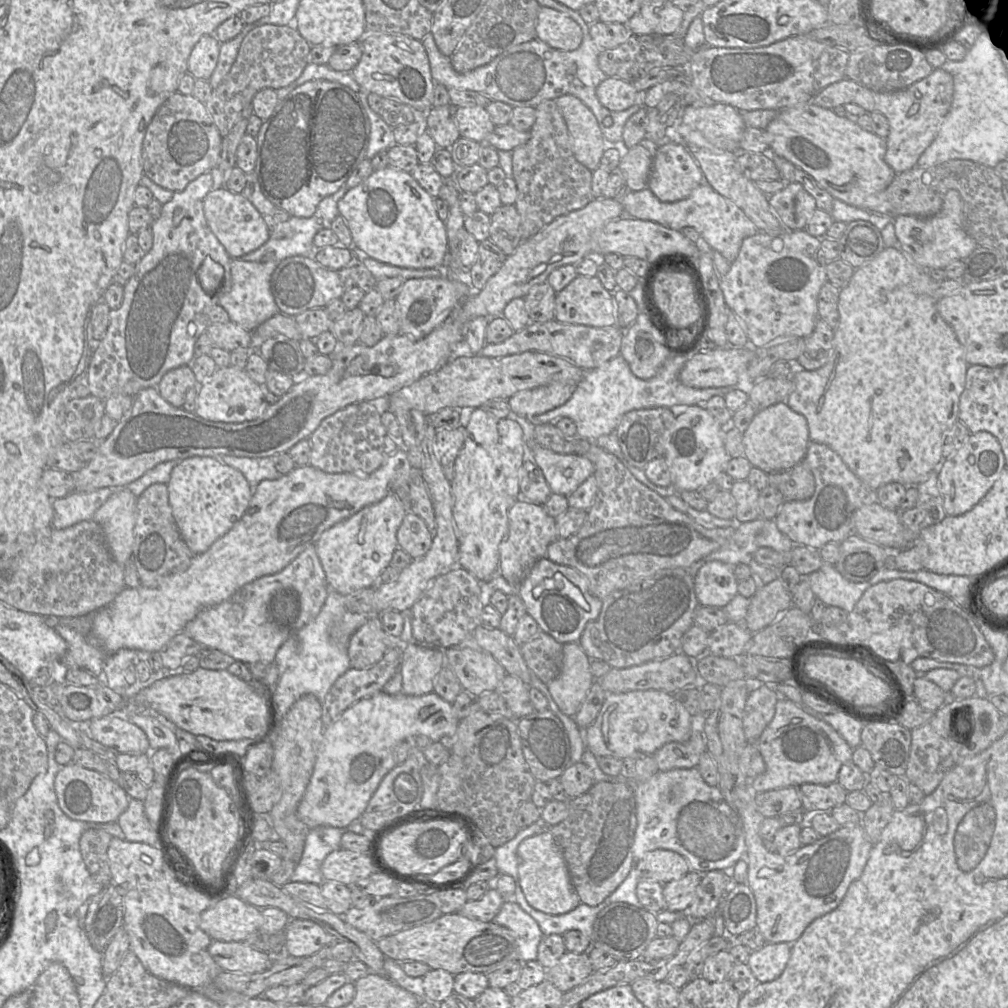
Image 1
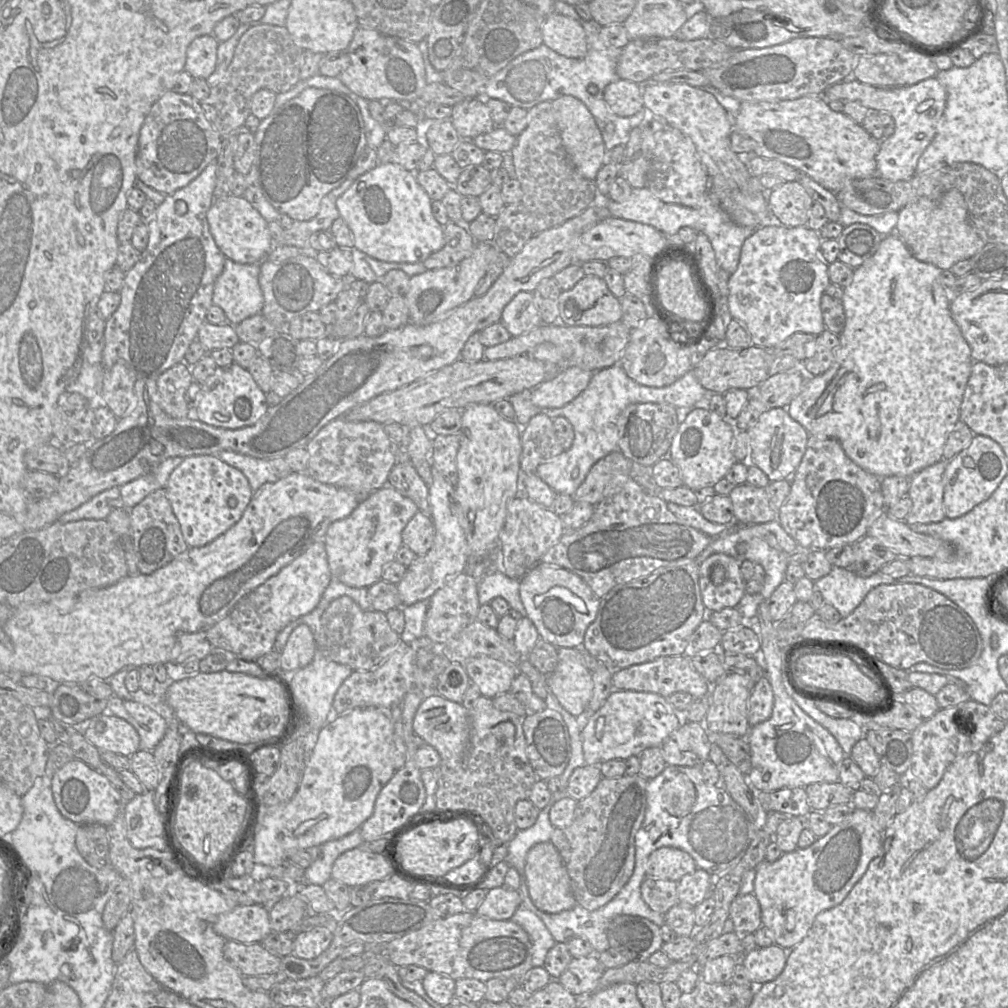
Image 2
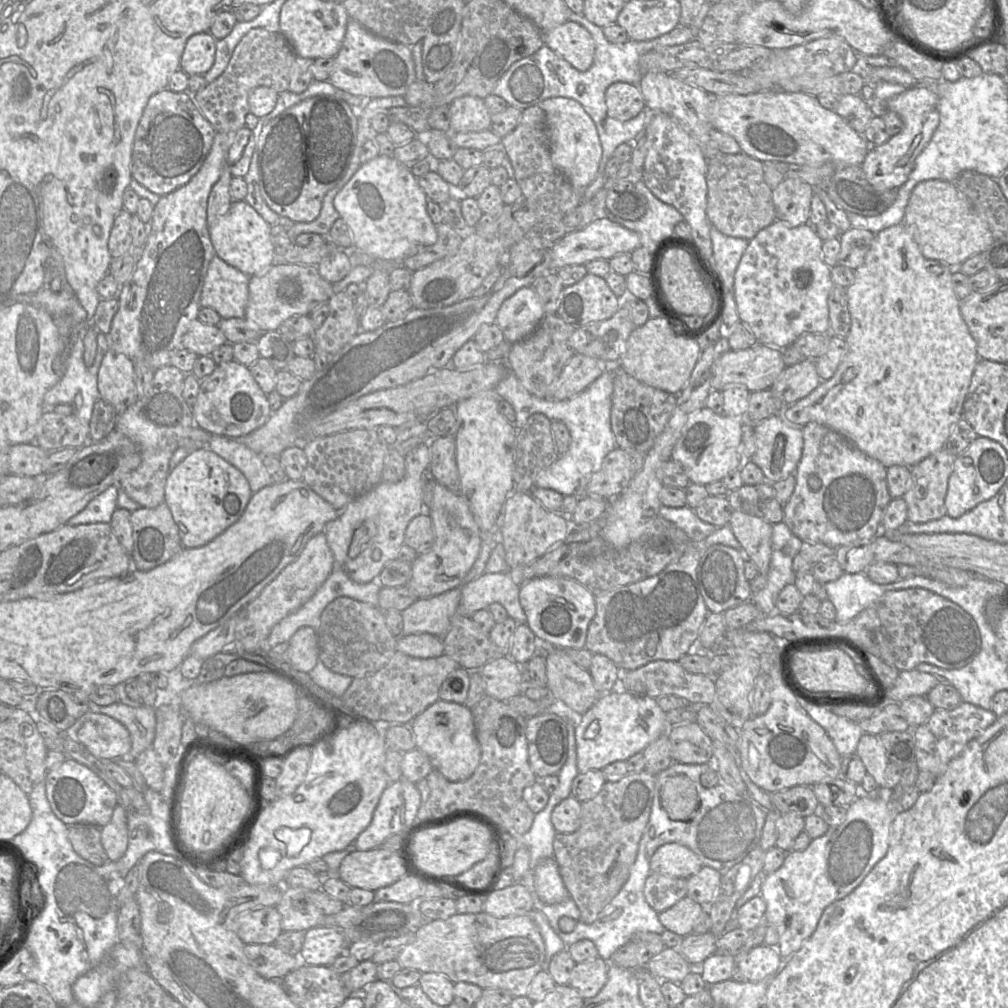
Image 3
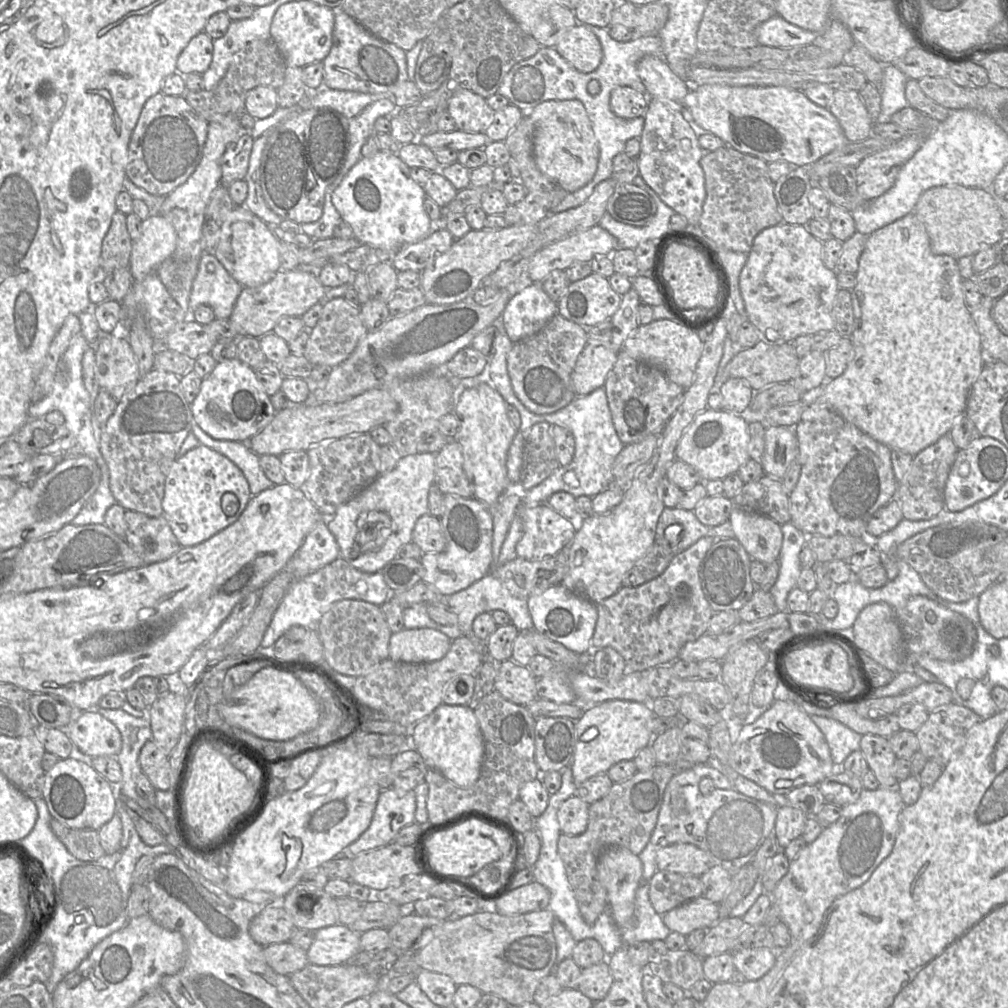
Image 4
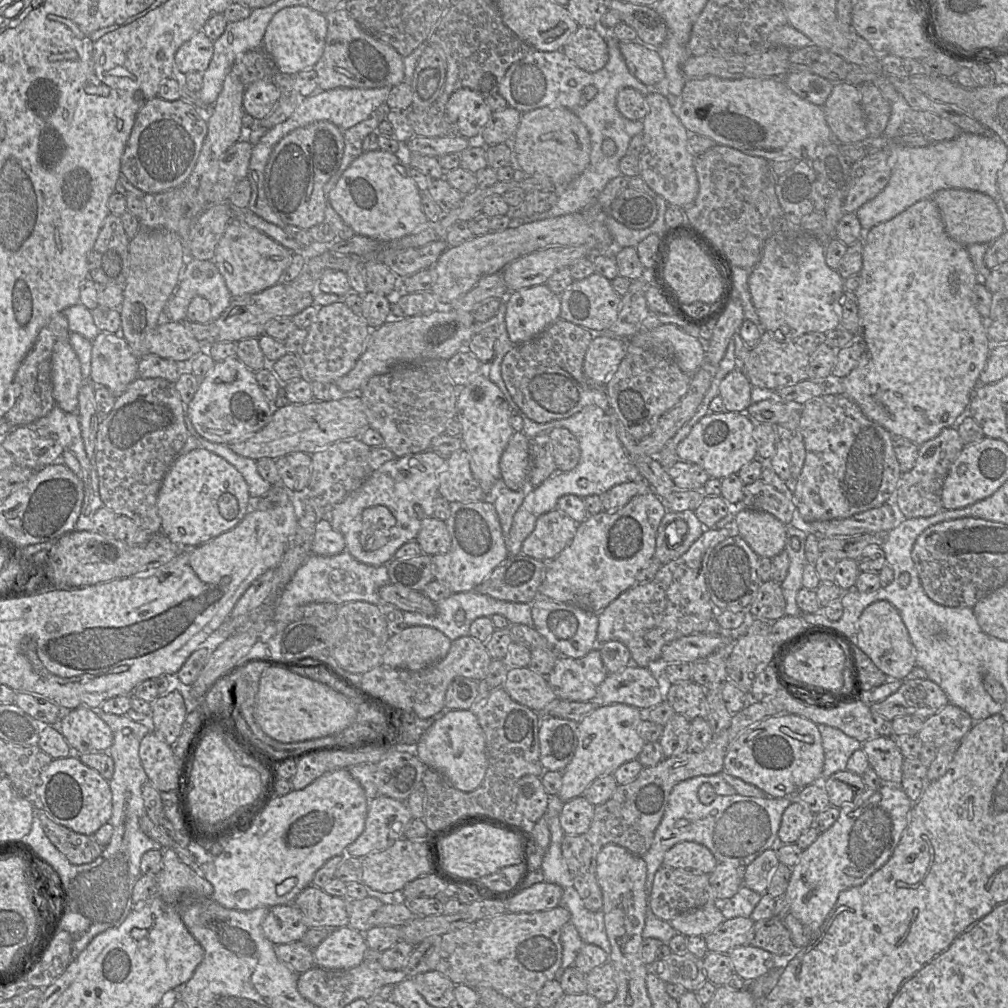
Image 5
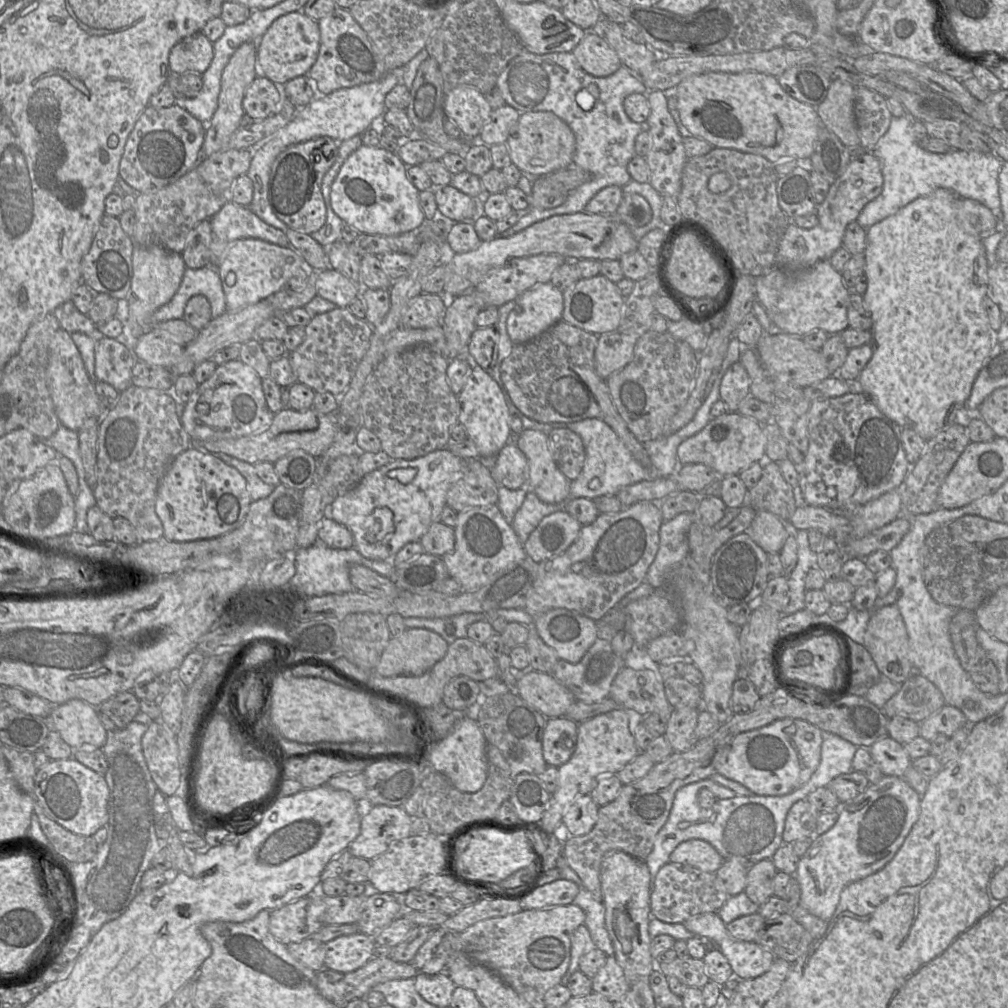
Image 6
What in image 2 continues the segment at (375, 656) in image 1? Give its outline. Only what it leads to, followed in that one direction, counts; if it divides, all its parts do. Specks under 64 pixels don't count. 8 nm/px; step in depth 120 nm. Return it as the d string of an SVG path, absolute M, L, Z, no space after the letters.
M341 596L333 600L322 613L313 634L316 647L331 661L350 667L353 671L370 670L379 666L400 644L400 635L395 633L387 620L384 612L375 610L362 610L350 597Z

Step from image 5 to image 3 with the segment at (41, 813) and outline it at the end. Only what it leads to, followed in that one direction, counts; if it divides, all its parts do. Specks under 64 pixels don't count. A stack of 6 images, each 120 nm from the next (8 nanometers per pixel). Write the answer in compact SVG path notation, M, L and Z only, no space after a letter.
M72 824L68 826L68 838L75 852L97 866L110 861L102 845L101 828L91 824Z

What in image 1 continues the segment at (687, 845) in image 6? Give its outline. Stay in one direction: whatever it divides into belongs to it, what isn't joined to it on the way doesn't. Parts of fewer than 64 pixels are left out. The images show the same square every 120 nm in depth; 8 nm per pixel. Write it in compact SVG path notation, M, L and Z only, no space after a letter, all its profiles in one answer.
M655 849L647 852L635 867L639 880L666 884L684 877L691 871L687 860L677 852Z

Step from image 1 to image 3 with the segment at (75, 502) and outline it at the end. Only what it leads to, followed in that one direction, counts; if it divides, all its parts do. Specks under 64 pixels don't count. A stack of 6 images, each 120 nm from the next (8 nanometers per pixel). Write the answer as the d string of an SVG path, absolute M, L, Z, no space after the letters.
M111 485L102 493L93 498L86 507L66 524L76 526L79 524L110 523L113 512L117 507L117 494L119 485Z

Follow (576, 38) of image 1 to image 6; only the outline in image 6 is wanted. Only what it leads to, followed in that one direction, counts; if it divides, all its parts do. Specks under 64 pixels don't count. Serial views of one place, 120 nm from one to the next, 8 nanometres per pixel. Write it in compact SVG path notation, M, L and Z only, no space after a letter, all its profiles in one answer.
M586 31L572 53L582 69L595 77L609 76L622 66L616 51L593 31Z

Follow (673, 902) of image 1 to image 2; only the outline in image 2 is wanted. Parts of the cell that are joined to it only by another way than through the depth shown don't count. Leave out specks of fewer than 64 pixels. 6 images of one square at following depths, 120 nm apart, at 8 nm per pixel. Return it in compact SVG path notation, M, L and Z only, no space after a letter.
M699 868L693 873L685 875L677 883L679 903L693 907L701 903L708 895L711 895L715 878Z

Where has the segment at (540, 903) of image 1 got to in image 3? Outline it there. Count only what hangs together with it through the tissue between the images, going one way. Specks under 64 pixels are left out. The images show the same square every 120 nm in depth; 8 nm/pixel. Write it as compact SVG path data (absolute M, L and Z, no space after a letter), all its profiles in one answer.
M554 857L542 859L534 870L534 883L540 900L558 904L570 897Z

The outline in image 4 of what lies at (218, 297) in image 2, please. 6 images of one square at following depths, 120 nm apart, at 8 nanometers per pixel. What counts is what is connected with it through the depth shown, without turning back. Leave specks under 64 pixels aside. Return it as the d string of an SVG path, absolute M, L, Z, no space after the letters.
M203 253L189 296L189 317L202 304L210 306L217 319L229 319L243 286L215 257Z

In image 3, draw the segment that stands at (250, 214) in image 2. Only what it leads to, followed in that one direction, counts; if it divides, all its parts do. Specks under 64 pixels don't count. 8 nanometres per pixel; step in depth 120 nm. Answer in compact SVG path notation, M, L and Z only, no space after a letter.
M245 200L233 201L209 228L215 255L248 276L260 275L277 262L271 226Z

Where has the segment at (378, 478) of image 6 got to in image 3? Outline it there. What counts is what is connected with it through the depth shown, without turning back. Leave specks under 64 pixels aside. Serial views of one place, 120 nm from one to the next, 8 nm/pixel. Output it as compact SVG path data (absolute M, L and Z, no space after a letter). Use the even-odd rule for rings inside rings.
M430 441L424 442L415 447L405 457L406 473L404 478L395 483L381 481L369 492L363 494L345 506L339 513L338 517L329 521L324 528L327 543L333 553L335 559L335 567L342 569L355 582L368 583L378 580L378 577L384 566L391 560L397 558L398 551L404 544L405 532L410 521L424 512L422 474L429 468L431 462ZM366 520L372 520L376 525L377 533L368 542L367 547L362 550L356 557L351 558L348 554L351 543L354 538L354 532Z

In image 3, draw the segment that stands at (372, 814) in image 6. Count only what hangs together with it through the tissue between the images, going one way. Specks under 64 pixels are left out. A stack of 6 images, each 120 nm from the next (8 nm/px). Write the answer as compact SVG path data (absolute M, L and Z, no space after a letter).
M403 777L391 782L381 794L370 824L355 839L356 850L378 848L389 836L402 833L416 821L420 803L415 783Z

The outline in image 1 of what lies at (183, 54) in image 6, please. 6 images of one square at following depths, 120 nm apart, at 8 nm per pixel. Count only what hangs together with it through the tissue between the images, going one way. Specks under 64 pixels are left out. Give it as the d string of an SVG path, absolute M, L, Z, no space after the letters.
M204 35L191 50L187 72L195 79L209 80L218 61L220 42L215 35Z

